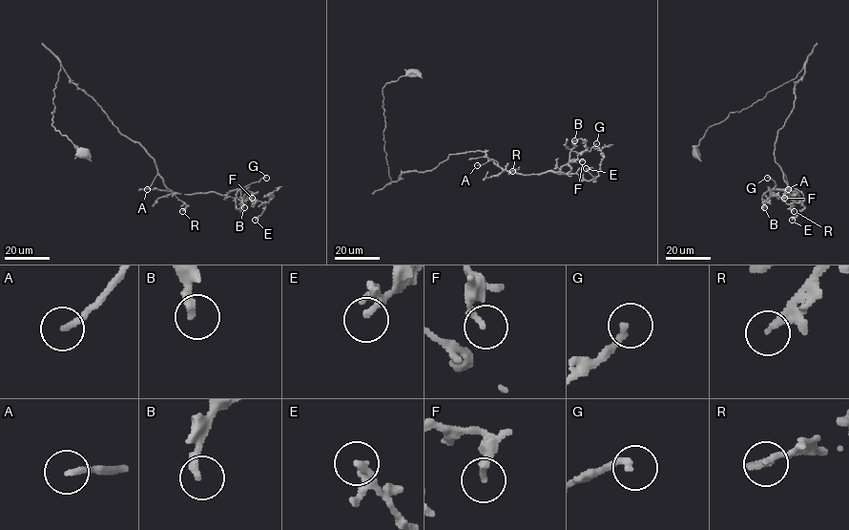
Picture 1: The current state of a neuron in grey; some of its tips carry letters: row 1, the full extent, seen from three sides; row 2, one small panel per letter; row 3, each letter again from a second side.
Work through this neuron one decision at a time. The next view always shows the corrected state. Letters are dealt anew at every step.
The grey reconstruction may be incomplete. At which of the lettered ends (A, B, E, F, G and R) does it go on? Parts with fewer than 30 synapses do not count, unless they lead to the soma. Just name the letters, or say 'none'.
A, E, G

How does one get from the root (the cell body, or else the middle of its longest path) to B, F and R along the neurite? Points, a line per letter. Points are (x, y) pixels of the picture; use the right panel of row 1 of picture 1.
B: (696, 152), (709, 127), (794, 79), (804, 65), (774, 153), (784, 181), (797, 194), (772, 189), (764, 207)
F: (696, 152), (709, 127), (794, 79), (804, 65), (775, 143), (775, 161), (797, 193), (785, 189), (784, 198)
R: (696, 152), (709, 127), (794, 79), (804, 65), (774, 153), (794, 194), (794, 211)

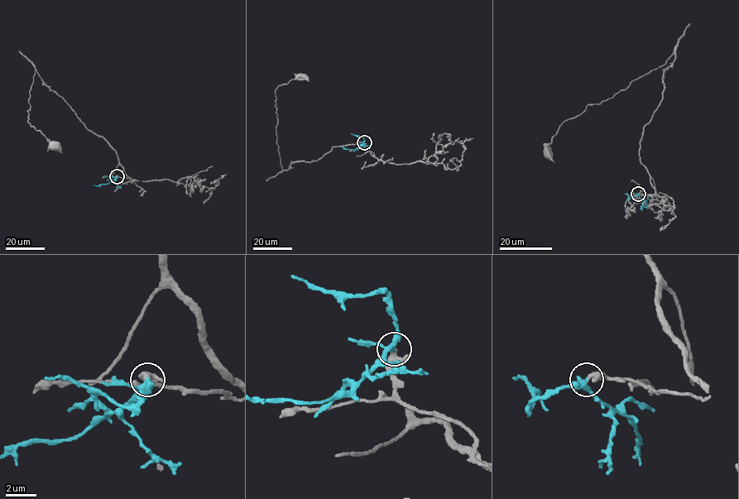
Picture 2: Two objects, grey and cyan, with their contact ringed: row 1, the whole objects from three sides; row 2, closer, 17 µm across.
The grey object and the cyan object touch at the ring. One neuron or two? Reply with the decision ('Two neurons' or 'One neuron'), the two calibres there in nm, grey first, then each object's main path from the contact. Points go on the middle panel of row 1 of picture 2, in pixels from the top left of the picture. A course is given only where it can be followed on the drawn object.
One neuron. Thickness 320 nm (grey) against 280 nm. Course of grey: (363, 143), (376, 157), (355, 143), (283, 170), (275, 90), (300, 77). Course of cyan: (363, 142), (355, 149), (341, 146)

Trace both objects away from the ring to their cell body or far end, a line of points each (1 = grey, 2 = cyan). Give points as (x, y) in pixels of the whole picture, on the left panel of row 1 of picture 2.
1: (117, 176), (129, 178), (116, 151), (86, 127), (35, 69), (28, 122), (53, 145)
2: (117, 176), (107, 183), (93, 185)

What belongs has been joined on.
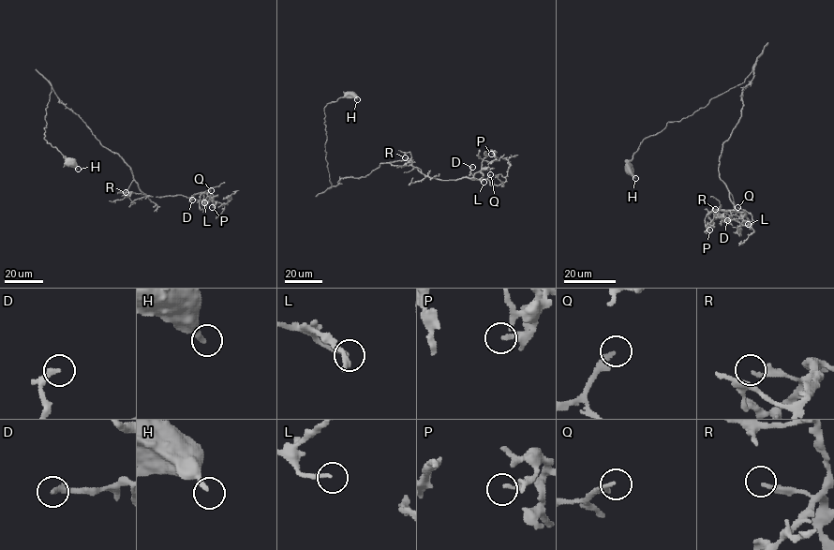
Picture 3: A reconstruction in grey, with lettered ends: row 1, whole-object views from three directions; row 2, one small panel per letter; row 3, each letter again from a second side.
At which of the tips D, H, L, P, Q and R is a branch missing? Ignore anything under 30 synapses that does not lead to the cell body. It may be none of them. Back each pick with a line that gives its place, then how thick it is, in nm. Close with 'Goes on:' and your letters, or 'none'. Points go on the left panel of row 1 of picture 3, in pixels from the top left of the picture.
D: place (192, 200); calibre 180 nm
L: place (204, 202); calibre 180 nm
Q: place (211, 190); calibre 240 nm
Goes on: D, L, Q

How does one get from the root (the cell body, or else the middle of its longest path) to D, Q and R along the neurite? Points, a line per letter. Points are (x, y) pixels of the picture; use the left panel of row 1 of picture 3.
D: (68, 161), (44, 139), (52, 87), (100, 143), (129, 168), (142, 192), (192, 200)
Q: (68, 161), (44, 139), (52, 87), (100, 143), (129, 168), (147, 195), (191, 198), (211, 190)
R: (68, 161), (44, 139), (52, 87), (59, 100), (79, 116), (100, 143), (129, 168), (143, 194), (126, 192)

